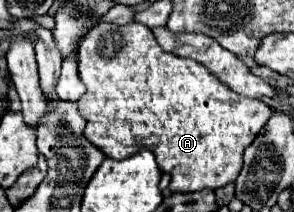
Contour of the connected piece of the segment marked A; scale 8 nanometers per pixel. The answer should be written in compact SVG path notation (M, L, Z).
M101 23L97 27L93 27L87 37L83 39L81 47L79 47L79 77L81 81L85 83L87 87L87 93L77 101L77 107L79 107L79 115L85 119L85 129L83 129L83 137L95 145L99 151L103 151L105 157L111 157L111 159L127 159L131 155L135 155L137 151L151 151L157 159L157 165L163 173L171 175L171 183L169 183L169 189L173 193L193 193L193 191L199 191L199 189L219 189L227 183L235 183L239 171L241 171L241 165L243 165L243 151L247 149L247 145L251 145L251 141L259 135L259 131L263 129L263 125L269 121L271 117L271 107L267 103L263 103L261 99L247 99L247 97L241 97L239 93L233 93L231 89L227 89L217 77L213 77L207 69L203 69L201 63L193 61L193 59L181 59L177 55L171 55L171 53L165 53L159 43L155 41L155 35L149 27L141 25L141 23L127 23L123 27L119 25L113 25L113 23Z

